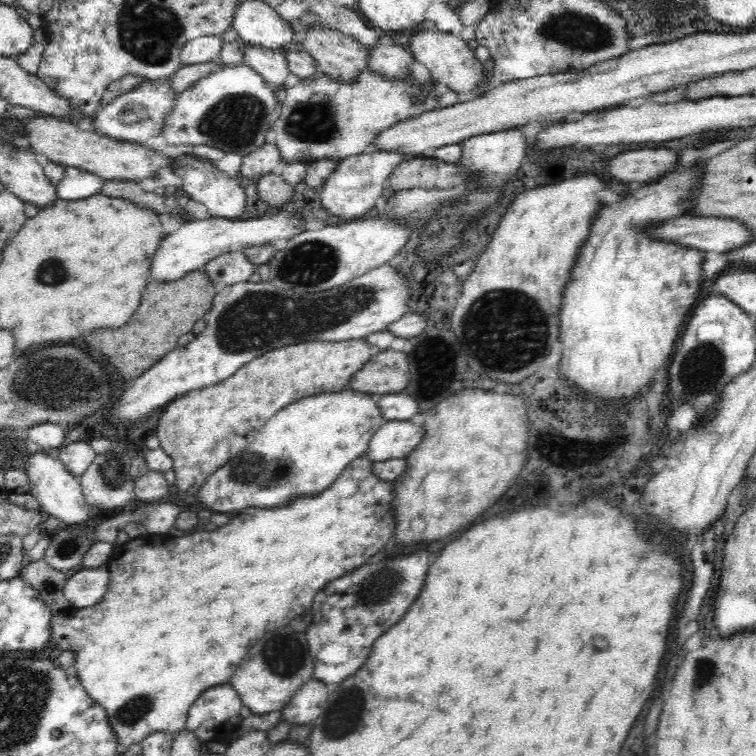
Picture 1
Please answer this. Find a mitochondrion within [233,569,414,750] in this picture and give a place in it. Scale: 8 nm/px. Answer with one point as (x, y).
(344, 716)

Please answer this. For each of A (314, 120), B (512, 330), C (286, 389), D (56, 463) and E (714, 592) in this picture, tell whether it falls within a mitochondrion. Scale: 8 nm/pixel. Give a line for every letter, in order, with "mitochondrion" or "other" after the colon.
A: mitochondrion
B: mitochondrion
C: other
D: other
E: other

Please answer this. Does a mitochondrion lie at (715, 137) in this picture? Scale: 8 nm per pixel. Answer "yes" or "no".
no

